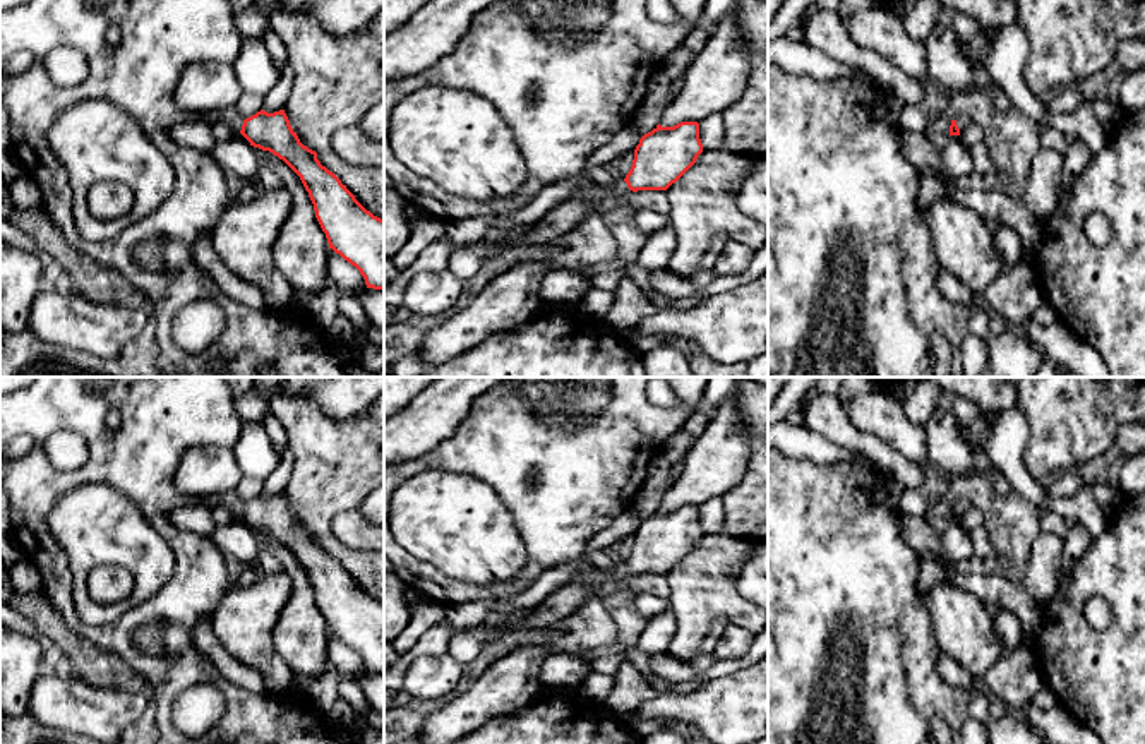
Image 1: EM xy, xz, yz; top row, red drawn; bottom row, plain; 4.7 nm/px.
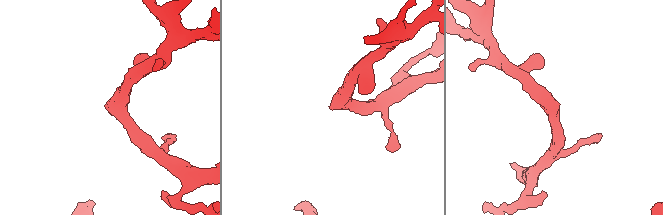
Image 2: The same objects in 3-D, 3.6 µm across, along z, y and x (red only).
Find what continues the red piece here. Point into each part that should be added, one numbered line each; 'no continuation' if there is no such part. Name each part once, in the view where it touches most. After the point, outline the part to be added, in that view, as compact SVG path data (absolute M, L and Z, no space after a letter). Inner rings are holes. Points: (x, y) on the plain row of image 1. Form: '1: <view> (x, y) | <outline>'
1: xy (230, 499) | M223 492L223 494L216 494L216 495L201 495L199 502L206 507L213 507L214 504L225 504L226 507L230 507L235 516L242 514L243 509L243 501L238 499L237 492Z

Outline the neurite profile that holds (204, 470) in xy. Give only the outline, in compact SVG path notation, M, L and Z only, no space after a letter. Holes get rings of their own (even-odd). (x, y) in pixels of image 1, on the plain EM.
M195 446L185 451L177 473L175 489L187 495L216 495L233 492L243 473L231 447Z

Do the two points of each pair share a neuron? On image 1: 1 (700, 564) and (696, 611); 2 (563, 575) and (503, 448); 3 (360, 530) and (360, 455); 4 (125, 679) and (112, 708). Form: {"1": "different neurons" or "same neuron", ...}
{"1": "same neuron", "2": "different neurons", "3": "different neurons", "4": "different neurons"}

